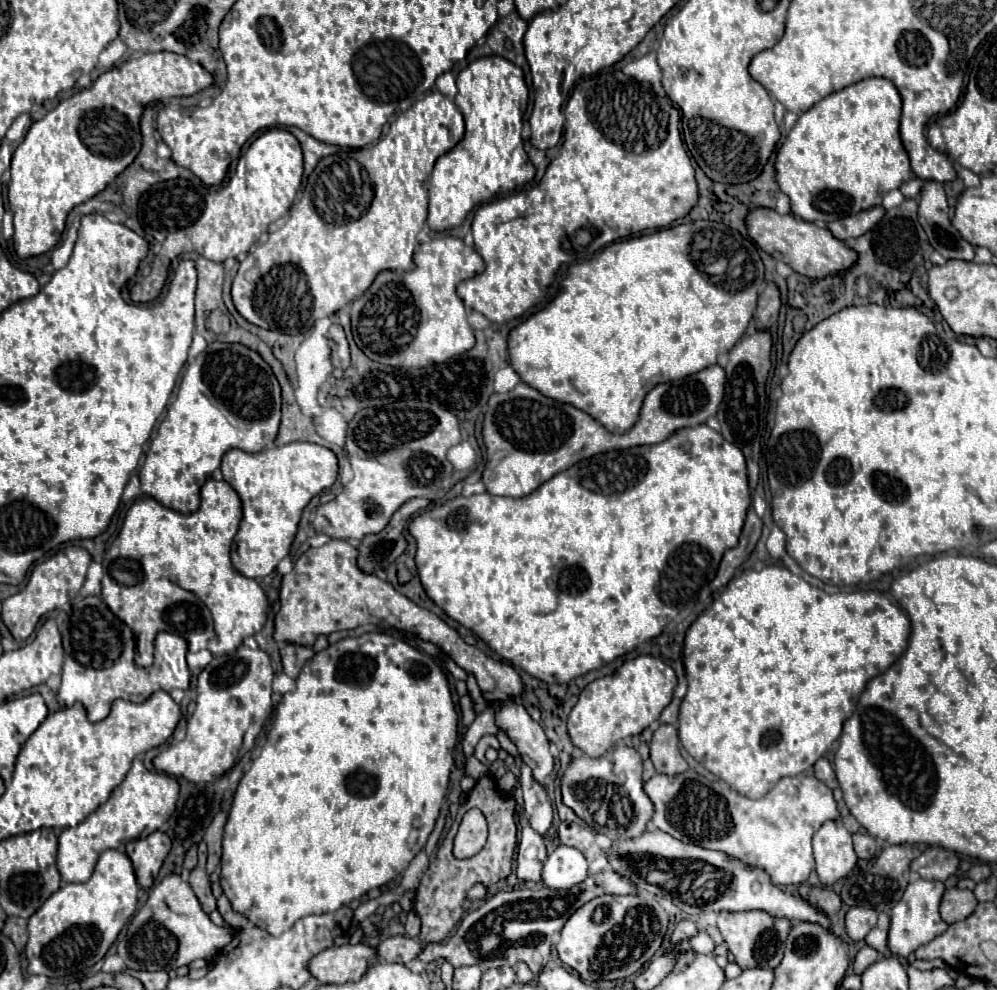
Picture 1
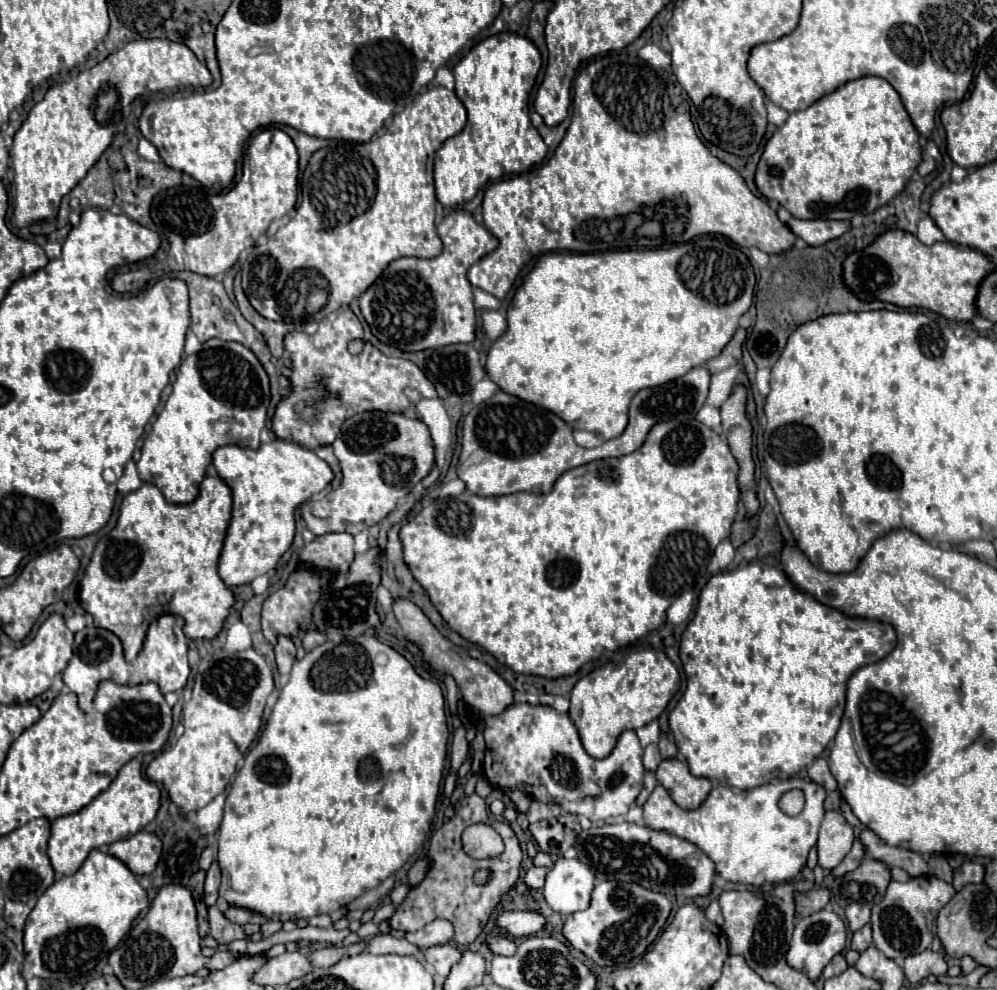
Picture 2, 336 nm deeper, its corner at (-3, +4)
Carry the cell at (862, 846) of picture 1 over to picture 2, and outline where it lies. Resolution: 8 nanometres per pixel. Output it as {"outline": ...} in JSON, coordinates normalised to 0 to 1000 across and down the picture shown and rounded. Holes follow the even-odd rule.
{"outline":[[[859,848],[857,855],[855,855],[855,859],[849,863],[849,867],[847,867],[837,879],[832,879],[832,883],[835,883],[837,887],[847,885],[849,881],[855,881],[857,877],[861,877],[861,873],[863,873],[865,869],[867,869],[867,855],[865,855],[863,848]]]}

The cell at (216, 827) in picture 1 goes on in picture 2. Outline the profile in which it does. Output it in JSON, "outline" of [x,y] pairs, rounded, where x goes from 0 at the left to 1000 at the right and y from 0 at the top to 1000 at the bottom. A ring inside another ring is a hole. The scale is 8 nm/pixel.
{"outline":[[[215,871],[211,875],[211,879],[207,881],[207,891],[205,891],[205,911],[207,911],[207,915],[215,915],[217,913],[219,899],[221,899],[221,877]]]}

